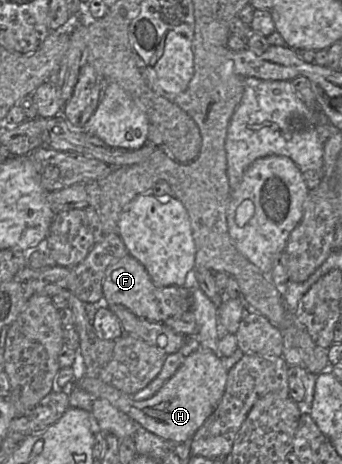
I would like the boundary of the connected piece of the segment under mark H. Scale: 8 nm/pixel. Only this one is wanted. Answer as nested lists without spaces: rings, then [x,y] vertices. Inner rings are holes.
[[[199,348],[186,356],[175,374],[165,382],[162,388],[154,396],[146,400],[136,401],[132,396],[104,383],[99,378],[91,378],[86,375],[76,381],[75,384],[80,389],[89,393],[92,397],[107,400],[113,407],[122,411],[143,428],[162,439],[172,443],[189,443],[194,434],[214,412],[222,399],[228,372],[229,371],[227,371],[222,364],[222,356],[219,356],[210,350]]]

